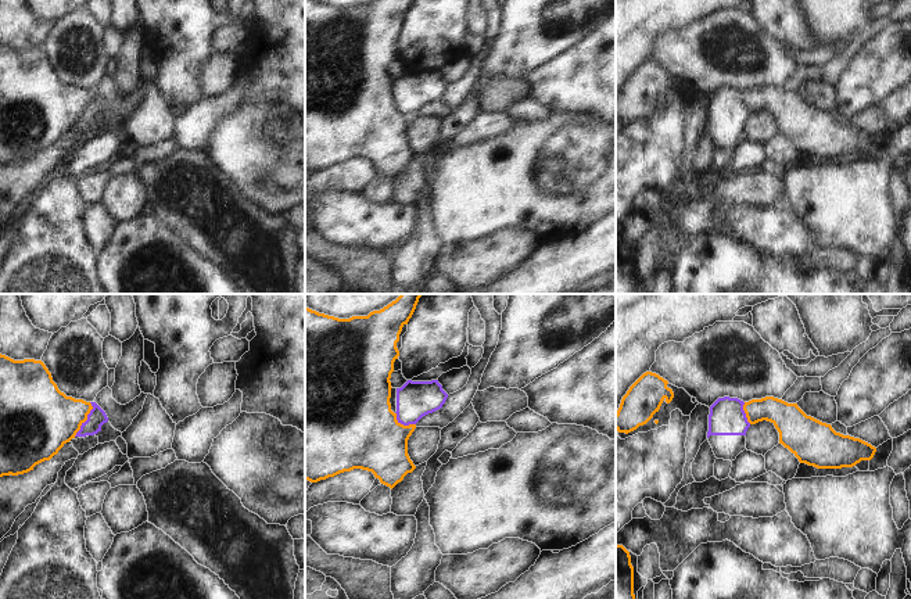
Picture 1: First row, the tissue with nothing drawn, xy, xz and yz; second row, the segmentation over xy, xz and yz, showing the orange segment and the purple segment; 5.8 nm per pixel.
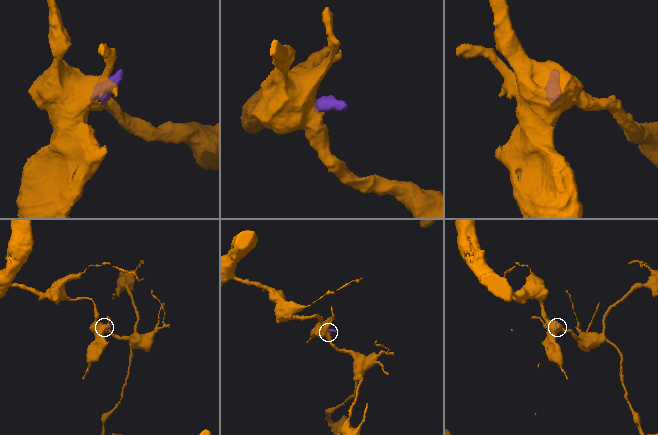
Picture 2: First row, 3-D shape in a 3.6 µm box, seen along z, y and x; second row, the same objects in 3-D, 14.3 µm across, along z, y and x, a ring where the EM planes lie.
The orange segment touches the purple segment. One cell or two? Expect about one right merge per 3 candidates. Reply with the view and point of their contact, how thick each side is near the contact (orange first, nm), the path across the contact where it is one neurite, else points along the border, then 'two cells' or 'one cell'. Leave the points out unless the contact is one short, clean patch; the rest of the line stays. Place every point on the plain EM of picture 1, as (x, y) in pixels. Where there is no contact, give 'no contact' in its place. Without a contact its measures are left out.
meets orange in xy at (86, 108); 380 nm thick on the orange side, 100 nm on the other; border along xy (90, 92), (92, 97), (88, 108), (74, 125); two cells

